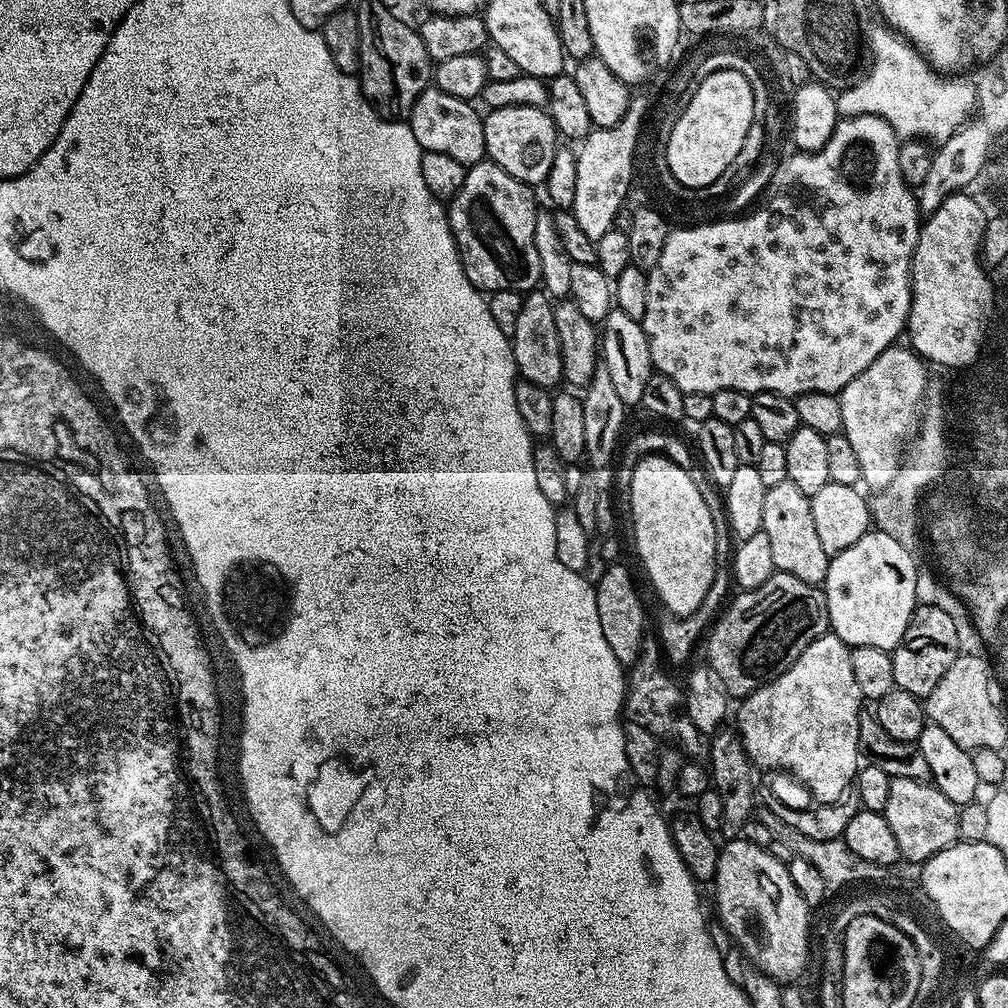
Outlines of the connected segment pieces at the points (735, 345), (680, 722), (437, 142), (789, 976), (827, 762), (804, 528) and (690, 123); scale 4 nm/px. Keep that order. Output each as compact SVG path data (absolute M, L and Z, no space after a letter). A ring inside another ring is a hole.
M846 116L837 119L834 134L830 134L830 142L826 142L822 150L795 153L802 168L798 178L808 184L775 184L771 189L768 208L749 211L739 218L722 218L713 224L673 227L666 238L666 247L662 249L662 258L658 258L658 266L648 272L646 286L646 314L642 323L650 346L653 369L666 374L666 378L670 378L670 382L674 382L674 386L685 393L711 394L718 390L742 390L753 394L773 392L789 398L811 392L839 394L848 382L862 374L883 351L895 345L905 331L910 314L912 255L920 237L922 223L916 192L902 178L902 170L898 170L900 146L901 141L895 128L891 128L882 118Z
M648 638L643 641L640 655L627 673L624 716L631 723L650 730L650 734L654 734L661 741L679 748L685 757L696 762L703 761L708 755L709 737L704 736L702 730L698 730L698 726L694 726L694 722L682 718L681 685L679 683L676 685L664 673L665 665L662 663L661 645L655 639L652 640ZM660 660L662 665L660 665Z
M430 86L412 107L410 123L414 138L418 138L425 152L448 154L465 166L477 164L479 160L485 159L486 138L481 113L476 113L472 107L469 101L454 98L454 94L446 94L441 88Z
M729 840L720 849L714 887L716 908L720 911L717 912L718 918L726 925L736 945L744 951L744 959L770 978L781 982L796 982L808 968L808 927L812 920L808 917L810 905L804 901L802 894L798 894L798 886L790 882L787 863L771 850L749 840Z
M829 630L823 636L814 638L814 642L810 642L810 646L806 646L806 650L802 650L802 654L798 654L798 658L790 667L782 674L778 674L778 678L774 678L769 684L763 684L758 690L754 690L748 696L743 697L740 708L740 724L738 723L738 731L742 742L746 746L746 752L751 758L753 765L757 769L760 768L781 768L784 772L789 772L792 776L797 776L804 783L804 788L813 796L813 801L820 804L834 804L845 799L844 791L853 787L856 779L856 773L862 764L860 755L860 747L858 746L858 722L862 715L862 697L858 690L858 682L854 682L854 669L850 663L850 654L852 648L846 642L842 642L842 638L838 638L836 633Z
M788 479L770 486L766 494L766 503L762 509L762 530L770 538L770 550L774 557L777 572L794 574L802 582L823 585L830 557L822 550L822 541L814 527L814 510L810 497L802 494L798 486Z
M722 66L710 74L698 90L694 90L690 106L677 115L674 131L670 133L666 162L673 178L690 188L711 186L738 157L742 142L753 124L754 104L750 82L735 66Z

